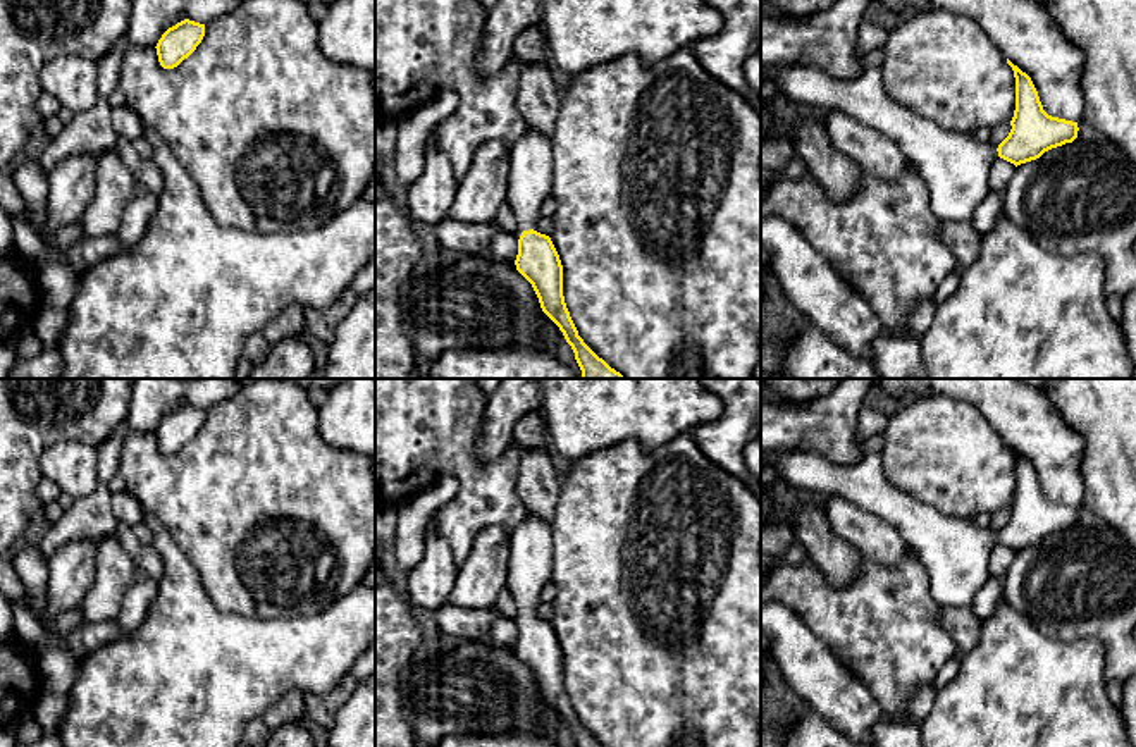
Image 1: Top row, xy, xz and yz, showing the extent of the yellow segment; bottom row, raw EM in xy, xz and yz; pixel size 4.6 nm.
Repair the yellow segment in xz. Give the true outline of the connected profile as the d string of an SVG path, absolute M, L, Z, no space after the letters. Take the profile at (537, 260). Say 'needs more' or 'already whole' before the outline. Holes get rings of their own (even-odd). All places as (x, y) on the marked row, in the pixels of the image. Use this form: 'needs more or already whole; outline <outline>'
needs more; outline M527 127L509 150L506 203L520 227L516 270L532 284L542 312L559 327L575 353L582 379L625 379L599 358L578 336L563 296L563 265L549 236L534 229L549 200L553 138Z

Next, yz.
needs more; outline M1009 59L1007 64L1016 77L1016 110L1010 120L1012 129L997 150L990 141L979 141L974 134L948 133L936 122L893 102L883 88L878 62L869 62L854 79L835 79L824 71L807 65L773 71L769 79L778 84L780 103L787 108L840 110L893 139L921 172L929 191L929 208L936 219L940 222L971 222L976 208L991 194L988 182L991 164L997 157L1017 167L1040 158L1052 148L1072 143L1079 131L1077 122L1048 115L1031 77Z

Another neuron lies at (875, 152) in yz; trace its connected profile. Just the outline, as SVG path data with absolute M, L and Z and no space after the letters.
M830 110L824 126L838 151L878 177L893 182L911 164L893 139L840 110Z

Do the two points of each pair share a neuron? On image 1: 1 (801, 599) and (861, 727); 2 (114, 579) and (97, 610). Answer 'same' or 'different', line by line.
1: different
2: same

